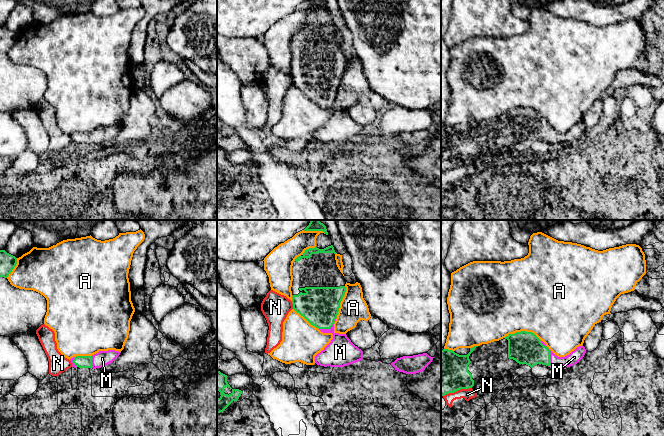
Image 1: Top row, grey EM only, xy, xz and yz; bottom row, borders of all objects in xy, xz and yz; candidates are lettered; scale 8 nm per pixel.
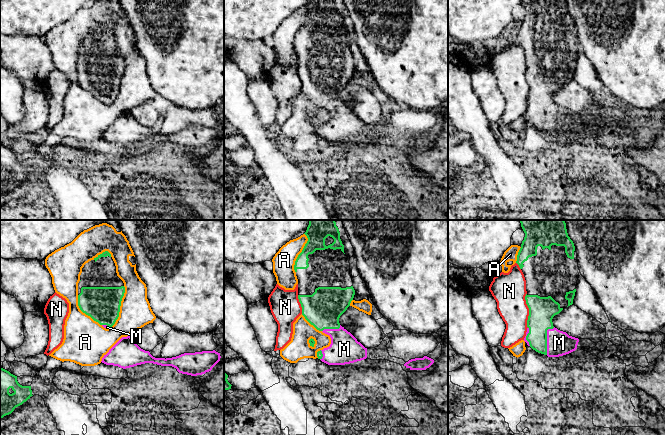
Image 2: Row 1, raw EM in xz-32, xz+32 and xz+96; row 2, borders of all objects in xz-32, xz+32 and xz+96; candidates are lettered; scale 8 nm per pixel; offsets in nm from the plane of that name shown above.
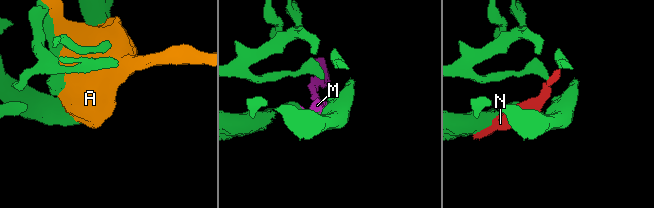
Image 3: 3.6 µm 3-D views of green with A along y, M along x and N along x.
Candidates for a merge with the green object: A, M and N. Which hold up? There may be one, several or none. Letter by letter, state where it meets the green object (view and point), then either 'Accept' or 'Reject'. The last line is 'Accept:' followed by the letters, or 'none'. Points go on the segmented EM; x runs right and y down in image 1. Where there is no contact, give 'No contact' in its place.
A: Touches green at yz (523, 331). Reject
M: Touches green at yz (549, 358). Accept
N: Touches green at yz (457, 390). Reject
Accept: M

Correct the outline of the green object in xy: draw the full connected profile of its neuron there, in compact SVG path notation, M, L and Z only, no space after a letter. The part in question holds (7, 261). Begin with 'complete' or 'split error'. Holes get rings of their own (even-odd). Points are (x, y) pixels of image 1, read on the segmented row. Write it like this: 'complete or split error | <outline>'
complete | M0 250L0 277L7 278L17 264L17 258Z

